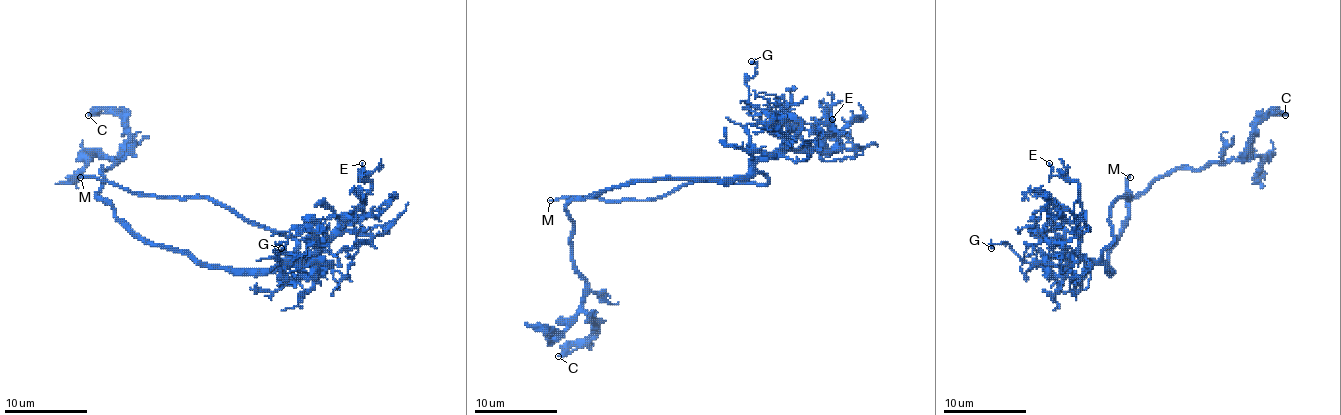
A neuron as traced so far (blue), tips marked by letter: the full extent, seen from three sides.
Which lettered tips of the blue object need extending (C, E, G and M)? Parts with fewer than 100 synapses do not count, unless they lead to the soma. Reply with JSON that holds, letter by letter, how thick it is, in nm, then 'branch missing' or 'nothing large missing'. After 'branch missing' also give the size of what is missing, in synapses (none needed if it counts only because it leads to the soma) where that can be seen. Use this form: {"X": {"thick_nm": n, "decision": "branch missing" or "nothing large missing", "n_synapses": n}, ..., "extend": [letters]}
{"C": {"thick_nm": 360, "decision": "nothing large missing"}, "E": {"thick_nm": 120, "decision": "nothing large missing"}, "G": {"thick_nm": 200, "decision": "nothing large missing"}, "M": {"thick_nm": 180, "decision": "branch missing"}, "extend": ["M"]}

